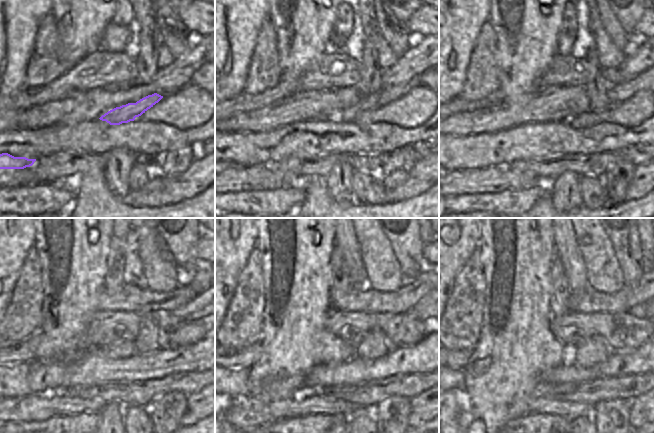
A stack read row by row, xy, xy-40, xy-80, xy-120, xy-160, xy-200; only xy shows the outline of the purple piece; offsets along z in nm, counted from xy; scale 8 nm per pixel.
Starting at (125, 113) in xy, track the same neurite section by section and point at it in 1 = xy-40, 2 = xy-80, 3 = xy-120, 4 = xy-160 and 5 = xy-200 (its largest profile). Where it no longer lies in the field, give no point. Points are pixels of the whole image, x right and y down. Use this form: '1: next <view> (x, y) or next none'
1: next xy-40 (387, 94)
2: next xy-80 (616, 93)
3: next xy-120 (194, 310)
4: next xy-160 (418, 310)
5: next xy-200 (642, 311)

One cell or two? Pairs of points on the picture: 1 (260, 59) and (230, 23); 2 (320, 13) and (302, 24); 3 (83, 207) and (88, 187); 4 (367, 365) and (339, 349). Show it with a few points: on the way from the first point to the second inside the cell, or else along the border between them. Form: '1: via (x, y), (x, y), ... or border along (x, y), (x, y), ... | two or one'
1: border along (260, 28), (247, 73) | two
2: via (316, 13), (313, 13), (306, 20) | one
3: via (88, 202), (88, 192) | one
4: border along (353, 356), (341, 362), (330, 362) | two

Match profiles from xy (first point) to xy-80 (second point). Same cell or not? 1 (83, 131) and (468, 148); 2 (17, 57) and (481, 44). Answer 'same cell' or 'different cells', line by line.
1: same cell
2: different cells

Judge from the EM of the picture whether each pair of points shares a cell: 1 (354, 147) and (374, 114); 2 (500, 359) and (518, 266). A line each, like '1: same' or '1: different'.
1: different
2: same

